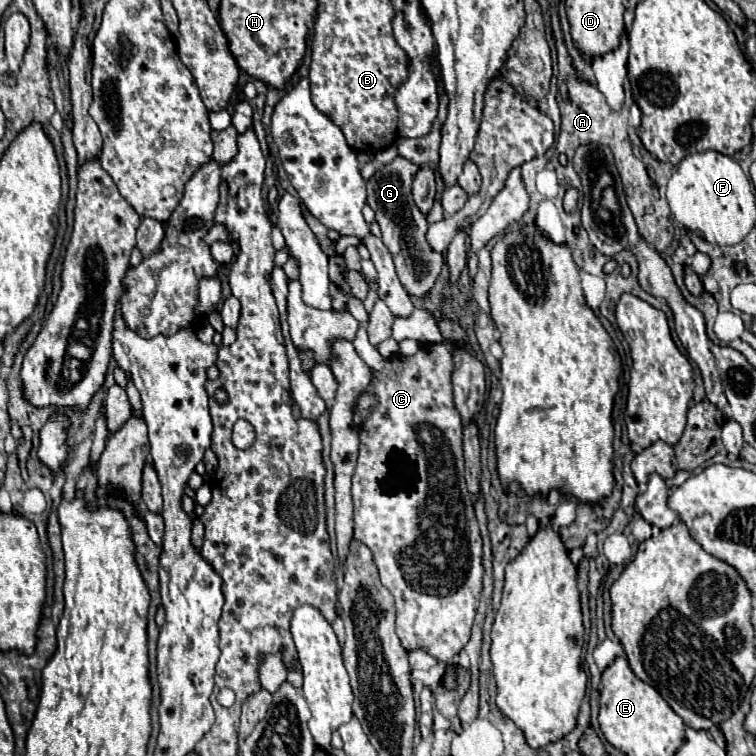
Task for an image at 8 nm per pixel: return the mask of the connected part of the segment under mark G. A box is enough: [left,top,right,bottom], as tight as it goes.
[368,156,444,298]

